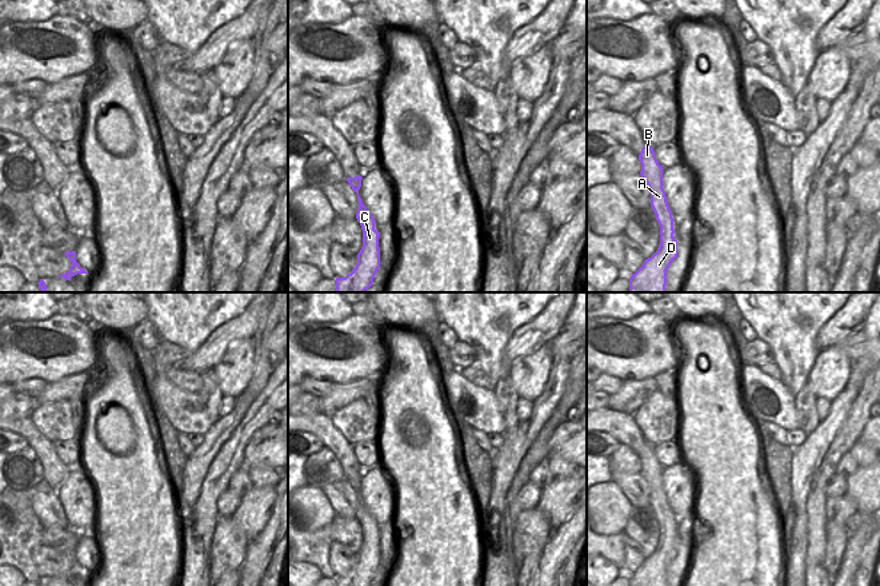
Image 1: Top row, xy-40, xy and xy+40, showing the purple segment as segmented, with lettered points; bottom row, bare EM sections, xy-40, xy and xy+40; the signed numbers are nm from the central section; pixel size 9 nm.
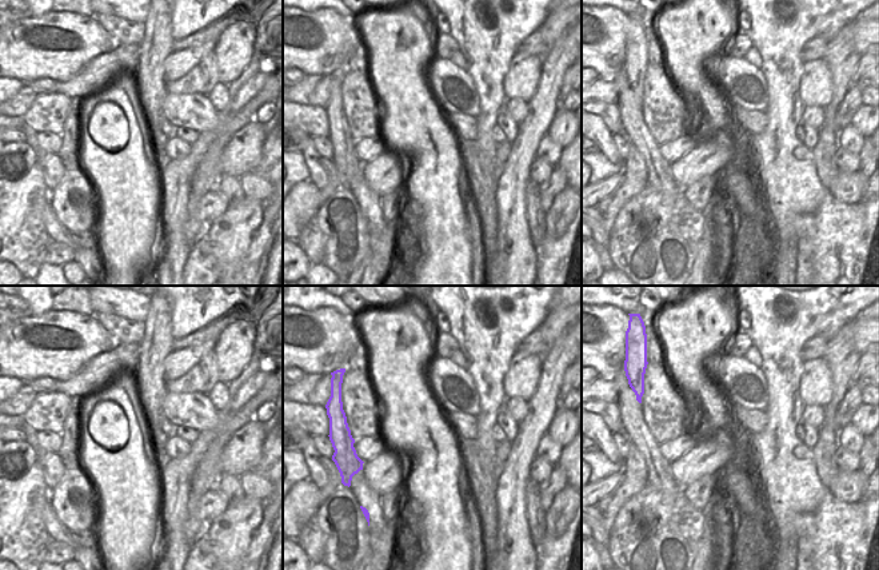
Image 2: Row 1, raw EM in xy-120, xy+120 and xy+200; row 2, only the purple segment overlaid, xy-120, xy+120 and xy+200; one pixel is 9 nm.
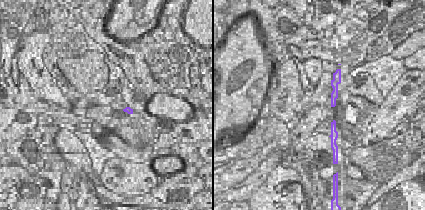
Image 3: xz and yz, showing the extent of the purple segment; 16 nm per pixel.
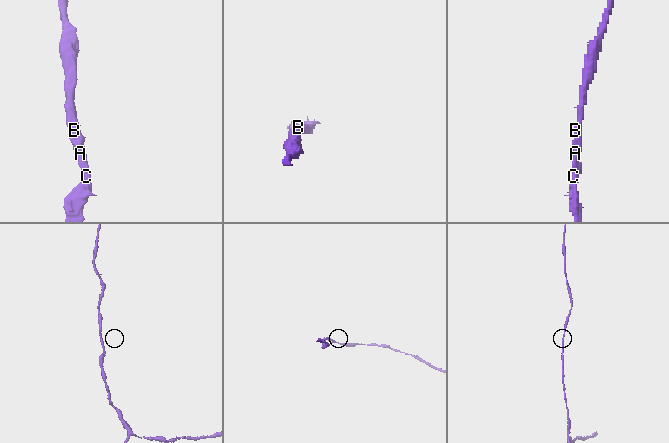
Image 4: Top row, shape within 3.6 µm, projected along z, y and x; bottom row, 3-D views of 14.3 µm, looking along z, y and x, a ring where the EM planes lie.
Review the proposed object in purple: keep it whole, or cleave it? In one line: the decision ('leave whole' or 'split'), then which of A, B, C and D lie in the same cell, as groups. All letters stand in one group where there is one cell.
leave whole | A B C D

